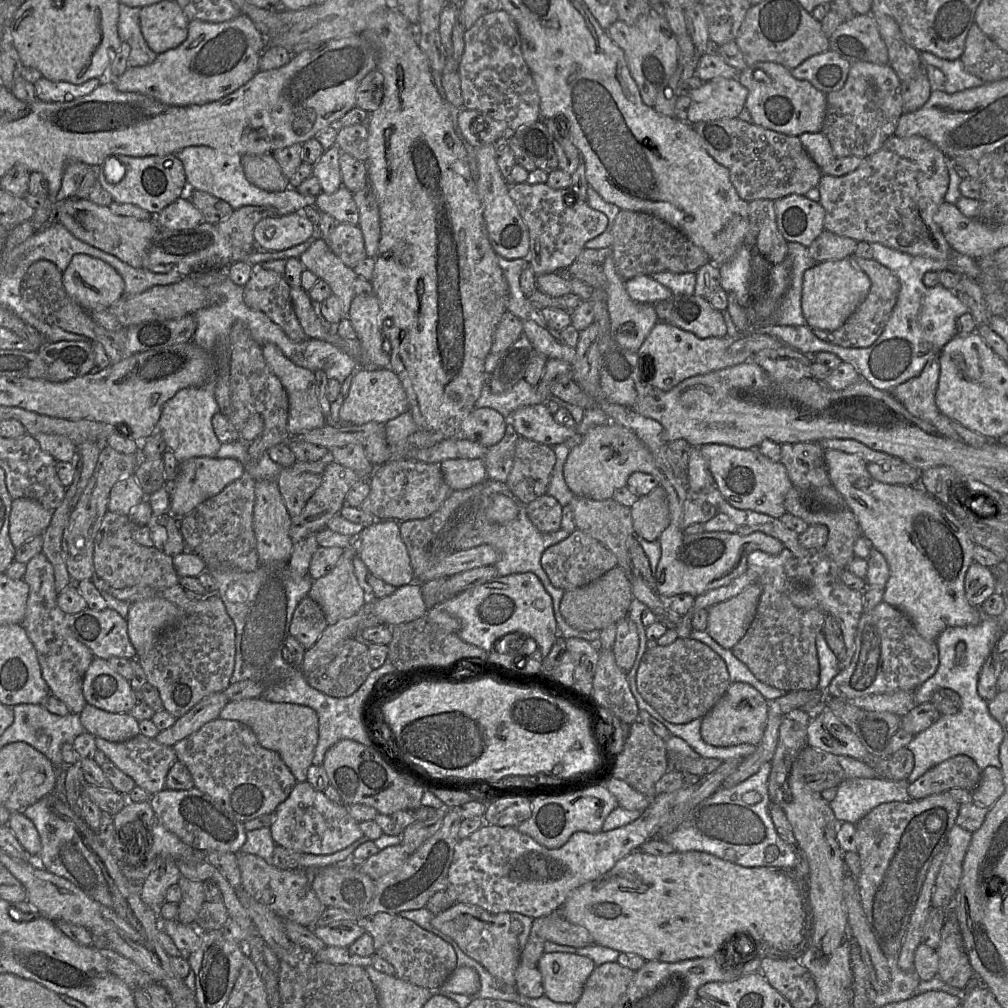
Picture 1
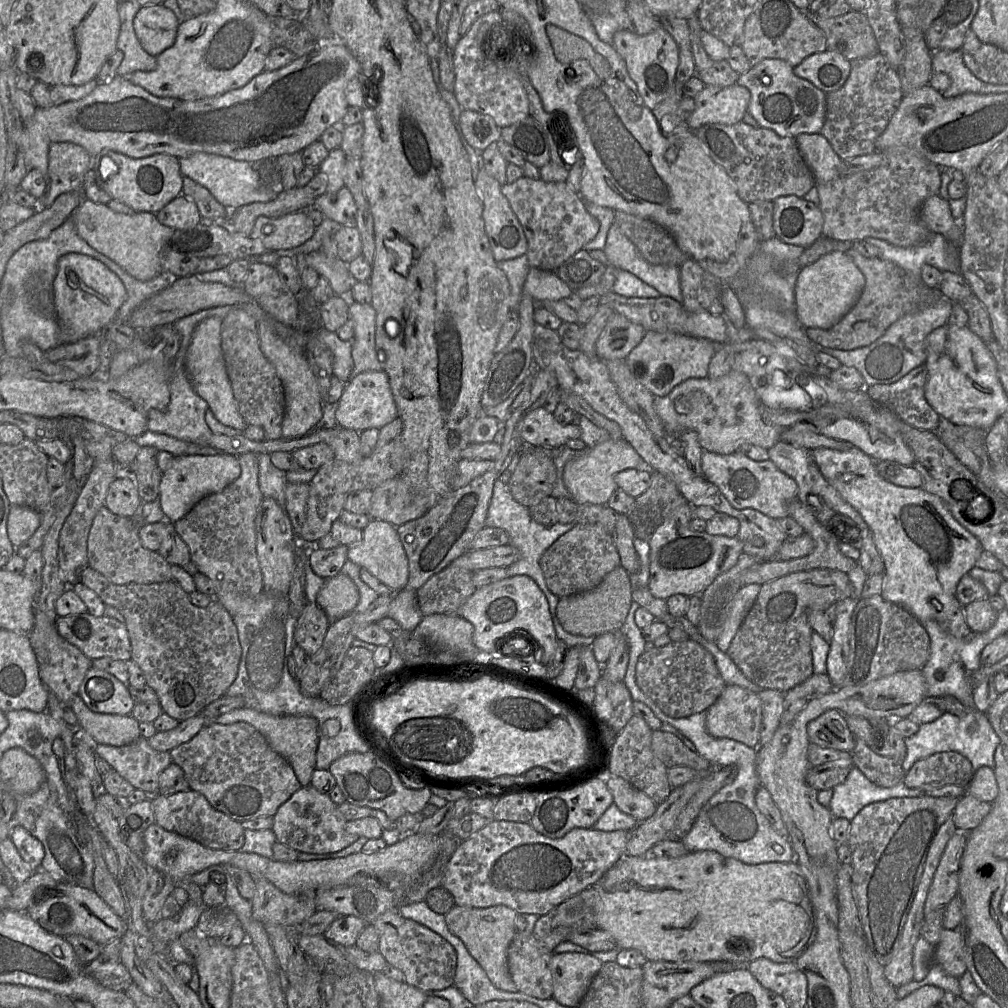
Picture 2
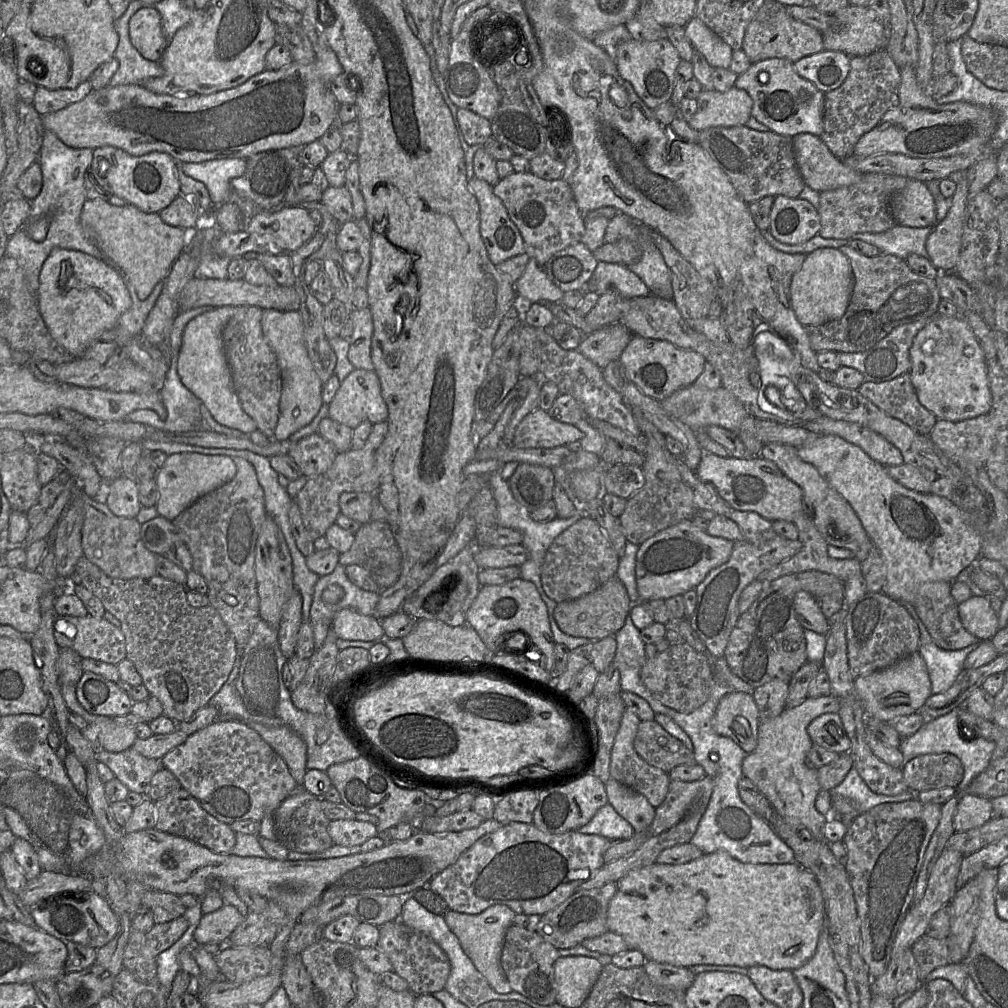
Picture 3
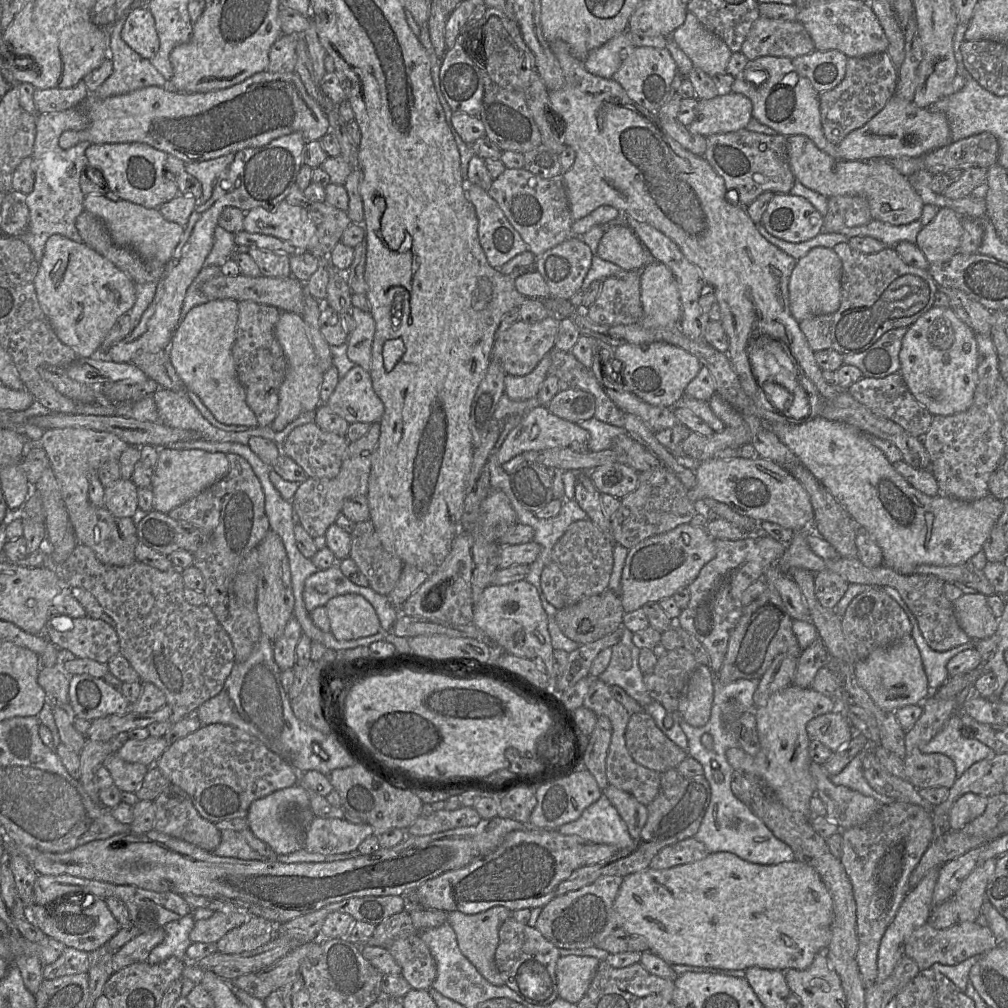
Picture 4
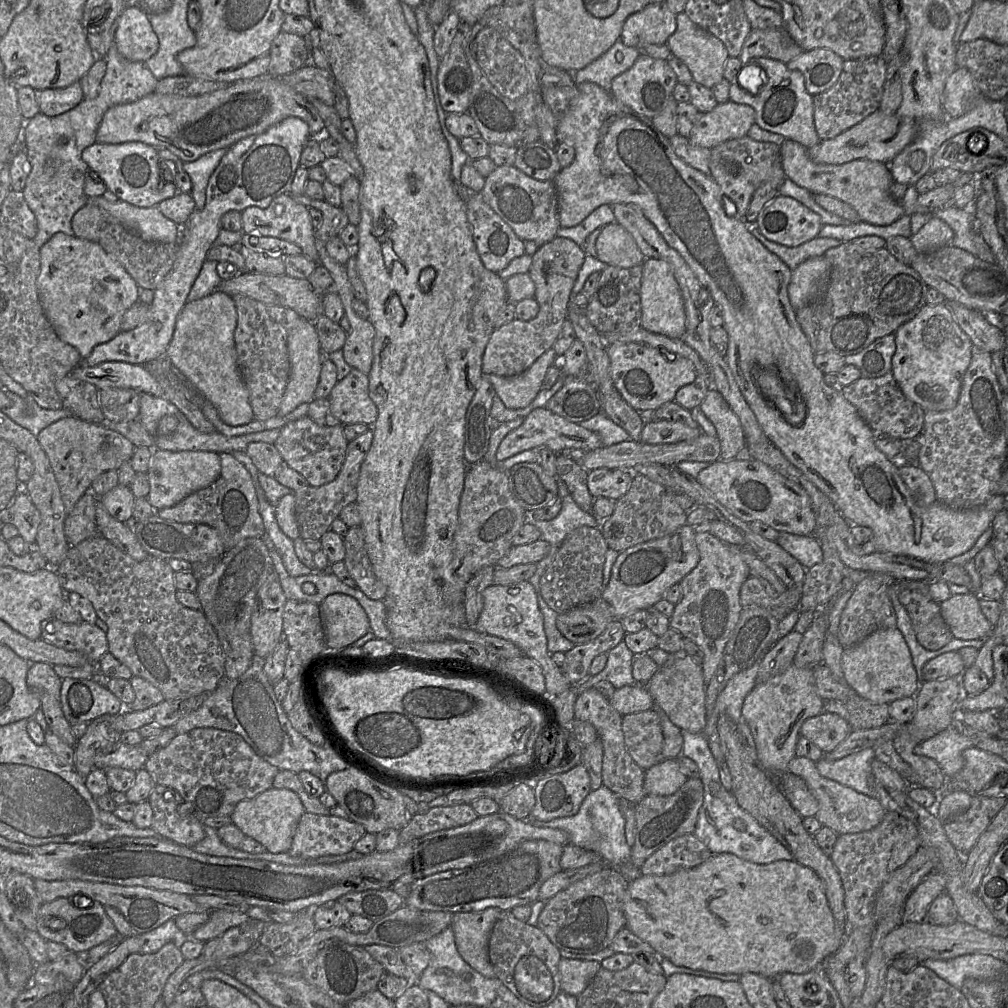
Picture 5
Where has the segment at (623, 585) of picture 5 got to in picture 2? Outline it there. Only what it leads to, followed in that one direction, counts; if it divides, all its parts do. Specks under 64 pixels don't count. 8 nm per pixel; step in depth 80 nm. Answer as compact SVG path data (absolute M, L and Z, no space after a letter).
M684 501L674 510L649 538L649 580L647 588L660 599L682 594L687 597L700 595L719 575L736 565L743 553L743 543L738 537L710 535L690 528L694 518L693 507Z

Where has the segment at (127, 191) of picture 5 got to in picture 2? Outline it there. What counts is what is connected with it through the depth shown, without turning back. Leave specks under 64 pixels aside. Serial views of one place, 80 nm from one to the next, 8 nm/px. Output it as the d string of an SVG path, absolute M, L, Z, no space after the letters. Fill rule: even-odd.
M103 150L92 156L91 170L102 189L111 197L127 206L134 212L156 214L170 201L182 193L182 174L178 158L169 154L154 154L144 158L133 158L111 150ZM100 162L104 163L100 164ZM101 167L110 168L110 176L101 180Z

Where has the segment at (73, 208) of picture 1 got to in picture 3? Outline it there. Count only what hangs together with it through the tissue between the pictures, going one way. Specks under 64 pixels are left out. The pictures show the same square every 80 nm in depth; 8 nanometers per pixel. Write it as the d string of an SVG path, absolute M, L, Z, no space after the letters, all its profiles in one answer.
M86 199L81 215L81 226L87 239L92 241L98 249L111 259L135 287L139 299L146 299L153 287L163 281L172 264L186 245L188 233L184 229L170 226L162 221L158 213L145 213L133 205L115 206L103 199Z

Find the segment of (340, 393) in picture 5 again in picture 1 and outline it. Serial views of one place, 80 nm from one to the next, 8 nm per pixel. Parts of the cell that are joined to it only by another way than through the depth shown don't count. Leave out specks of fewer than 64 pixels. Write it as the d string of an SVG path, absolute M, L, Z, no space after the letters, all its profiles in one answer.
M360 367L352 376L348 393L339 411L339 421L362 425L369 422L385 424L409 410L408 400L397 375L389 368Z

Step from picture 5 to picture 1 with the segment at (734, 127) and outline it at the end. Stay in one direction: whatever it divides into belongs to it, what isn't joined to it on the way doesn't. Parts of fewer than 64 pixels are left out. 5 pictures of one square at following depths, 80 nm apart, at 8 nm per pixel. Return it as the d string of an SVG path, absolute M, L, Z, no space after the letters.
M715 78L691 94L688 123L738 118L749 91L736 78Z

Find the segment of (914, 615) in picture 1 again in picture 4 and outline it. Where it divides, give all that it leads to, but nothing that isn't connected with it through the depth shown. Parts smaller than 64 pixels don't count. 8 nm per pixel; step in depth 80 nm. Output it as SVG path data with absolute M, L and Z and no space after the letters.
M817 416L800 425L792 422L766 425L842 506L855 524L868 531L882 551L883 565L899 574L912 575L914 567L920 564L952 566L969 563L973 556L982 551L992 528L1004 512L1003 501L991 495L966 502L943 494L930 497L921 493L896 472L885 455L868 441L865 433L848 424Z

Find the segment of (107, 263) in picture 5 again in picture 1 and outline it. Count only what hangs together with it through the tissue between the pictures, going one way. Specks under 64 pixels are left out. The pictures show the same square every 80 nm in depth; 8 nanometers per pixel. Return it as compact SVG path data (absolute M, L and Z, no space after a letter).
M76 254L62 272L68 296L85 311L108 309L124 295L122 277L97 258Z

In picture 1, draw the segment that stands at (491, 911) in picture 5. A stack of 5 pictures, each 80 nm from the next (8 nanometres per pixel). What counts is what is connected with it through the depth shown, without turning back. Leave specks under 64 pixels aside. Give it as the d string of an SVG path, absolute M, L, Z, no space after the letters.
M458 902L435 914L431 923L434 928L455 940L465 953L484 966L496 980L516 987L516 969L521 960L522 948L511 928L511 913L493 913L477 905Z

